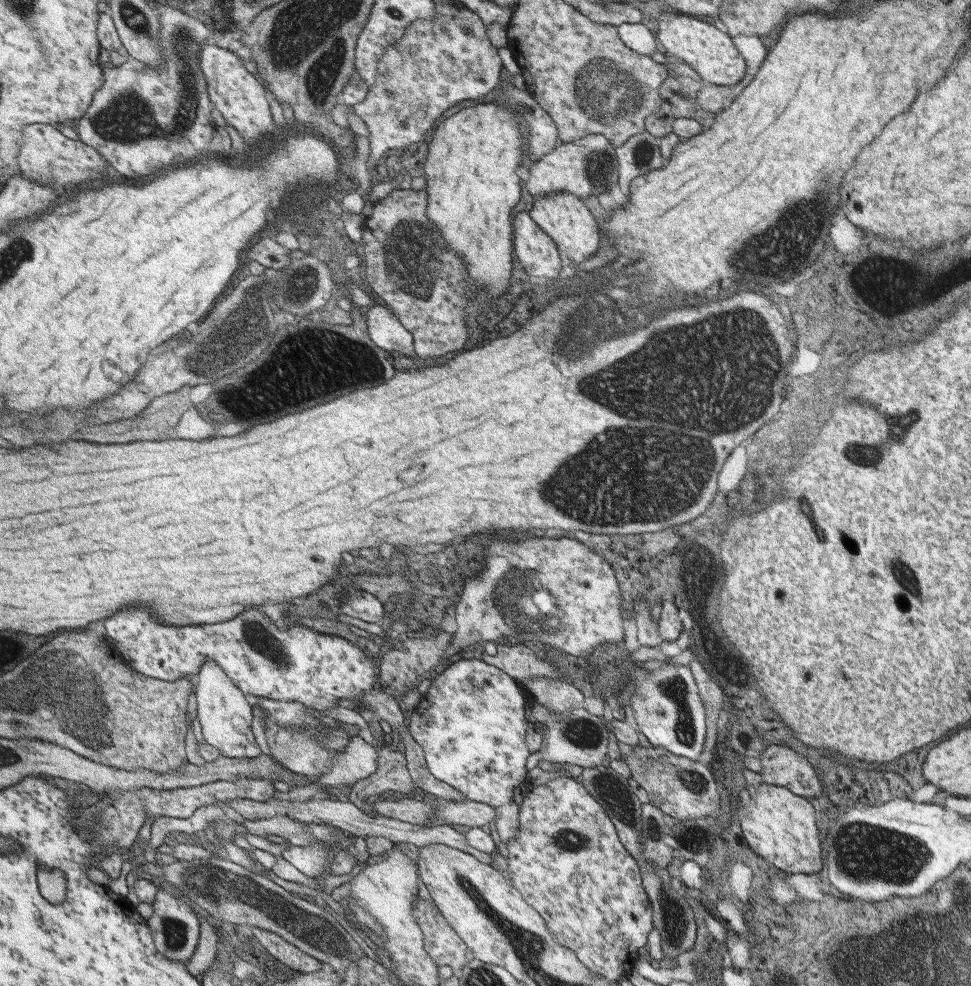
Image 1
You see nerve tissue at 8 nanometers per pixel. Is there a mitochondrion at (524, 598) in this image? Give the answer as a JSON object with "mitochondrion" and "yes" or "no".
{"mitochondrion":"yes"}

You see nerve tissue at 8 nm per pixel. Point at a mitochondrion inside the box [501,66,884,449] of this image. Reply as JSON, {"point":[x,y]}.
{"point":[593,168]}

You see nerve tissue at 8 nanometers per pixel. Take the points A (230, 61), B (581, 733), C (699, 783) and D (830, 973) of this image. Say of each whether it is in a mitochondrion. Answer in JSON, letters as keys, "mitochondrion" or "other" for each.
{"A":"other","B":"mitochondrion","C":"other","D":"mitochondrion"}

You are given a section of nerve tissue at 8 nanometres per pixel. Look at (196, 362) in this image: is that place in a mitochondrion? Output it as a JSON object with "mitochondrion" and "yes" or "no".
{"mitochondrion":"yes"}

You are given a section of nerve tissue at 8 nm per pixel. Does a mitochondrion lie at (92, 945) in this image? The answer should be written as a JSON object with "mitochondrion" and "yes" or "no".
{"mitochondrion":"no"}

